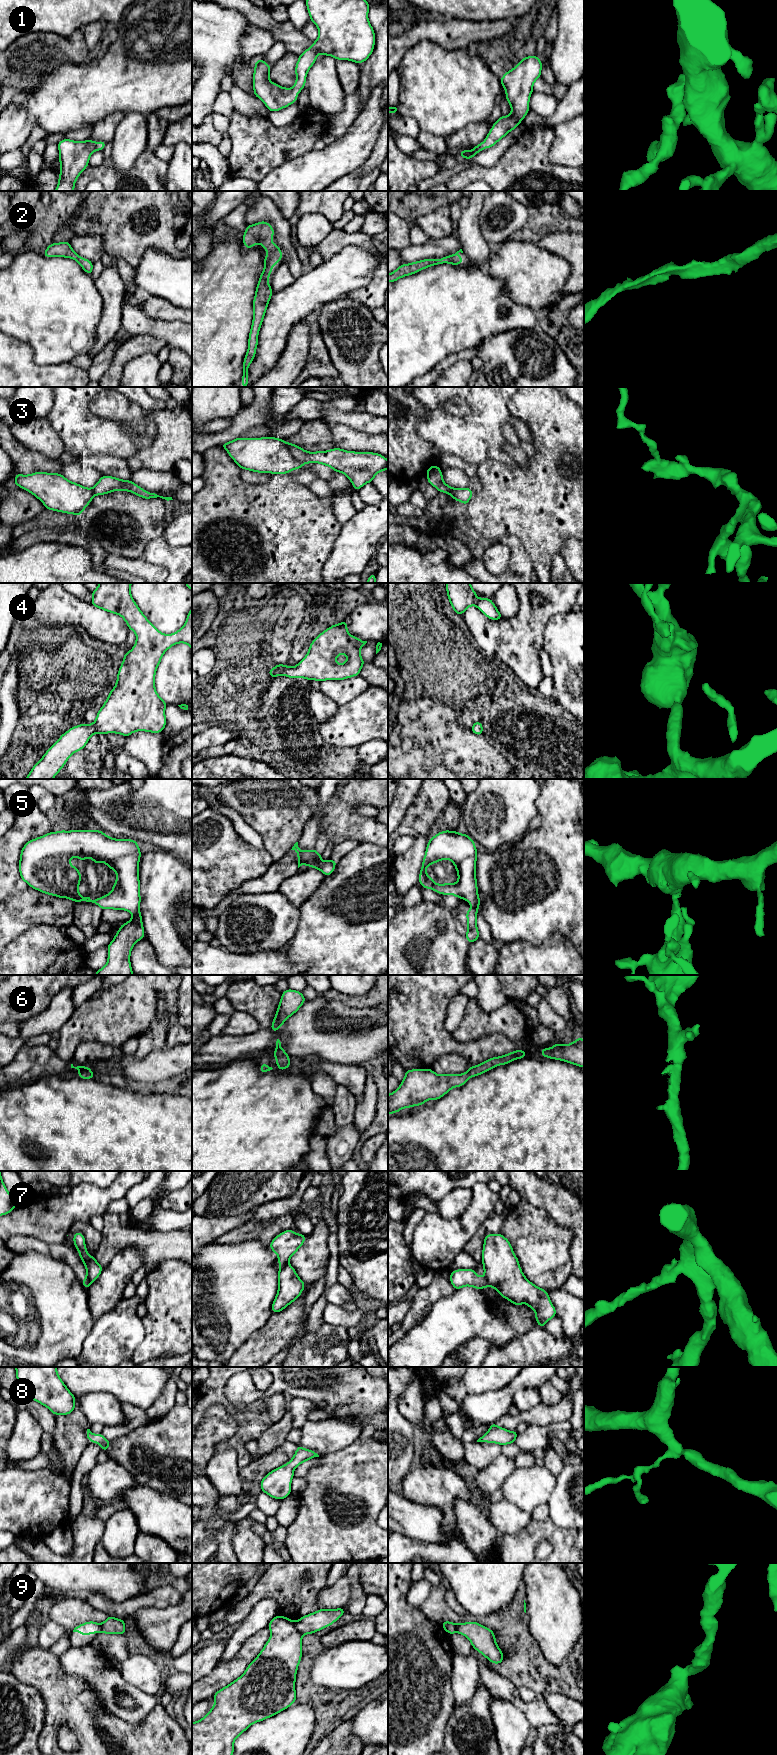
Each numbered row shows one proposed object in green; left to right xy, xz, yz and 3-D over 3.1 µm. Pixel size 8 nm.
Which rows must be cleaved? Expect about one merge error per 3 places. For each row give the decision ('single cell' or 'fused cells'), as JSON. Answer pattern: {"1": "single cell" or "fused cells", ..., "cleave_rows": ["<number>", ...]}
{"1": "single cell", "2": "single cell", "3": "fused cells", "4": "single cell", "5": "fused cells", "6": "single cell", "7": "fused cells", "8": "single cell", "9": "fused cells", "cleave_rows": ["3", "5", "7", "9"]}

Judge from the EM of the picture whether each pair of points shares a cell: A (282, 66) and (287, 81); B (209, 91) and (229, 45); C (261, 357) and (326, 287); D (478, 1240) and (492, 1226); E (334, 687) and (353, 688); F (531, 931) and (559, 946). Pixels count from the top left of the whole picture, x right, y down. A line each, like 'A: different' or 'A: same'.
A: same
B: same
C: same
D: same
E: same
F: different

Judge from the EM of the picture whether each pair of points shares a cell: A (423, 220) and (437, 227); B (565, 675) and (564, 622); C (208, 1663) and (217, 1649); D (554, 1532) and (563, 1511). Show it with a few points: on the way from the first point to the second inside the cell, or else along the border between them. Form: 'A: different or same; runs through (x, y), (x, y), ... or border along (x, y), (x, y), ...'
A: same; runs through (426, 222), (434, 224)
B: same; runs through (565, 662), (565, 635)
C: same; runs through (208, 1660), (214, 1652)
D: different; border along (548, 1518), (557, 1526), (573, 1529)

